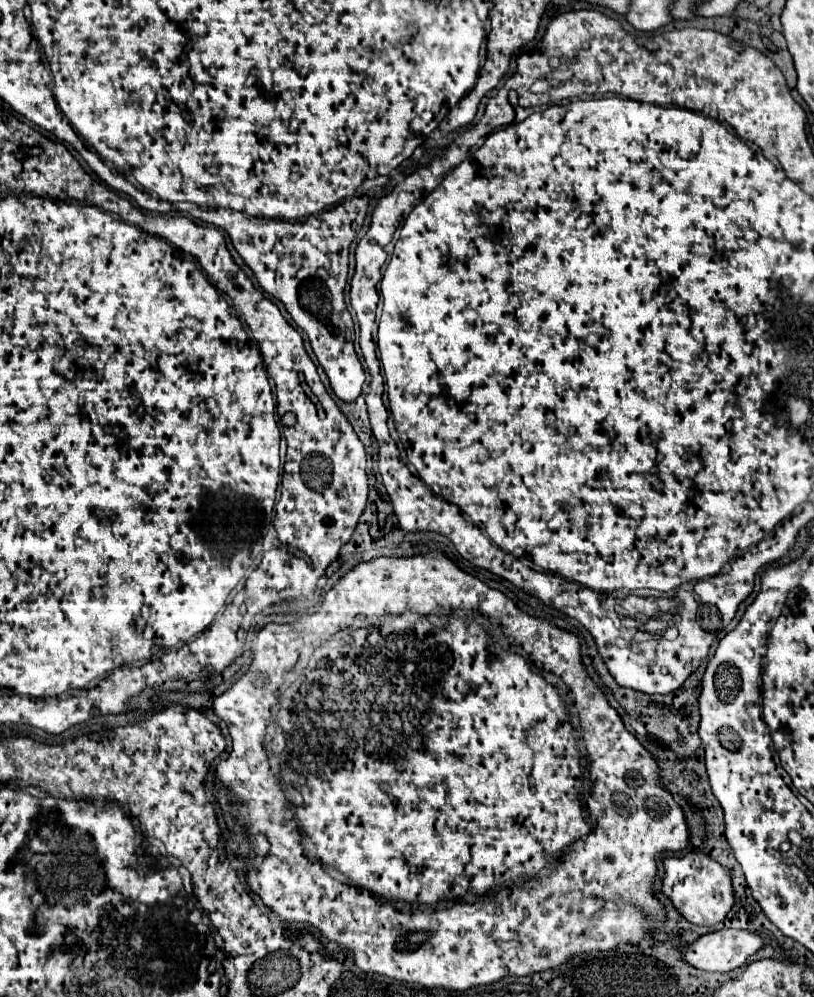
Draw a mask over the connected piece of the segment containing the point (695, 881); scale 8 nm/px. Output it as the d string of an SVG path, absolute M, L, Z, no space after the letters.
M689 853L685 857L663 859L663 865L665 865L663 893L673 901L673 905L679 909L679 913L687 921L695 925L711 927L725 919L727 911L733 907L731 877L725 867L721 867L717 861L701 853Z

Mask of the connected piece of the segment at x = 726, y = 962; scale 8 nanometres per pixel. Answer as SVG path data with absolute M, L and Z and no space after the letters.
M721 929L699 937L685 951L685 961L701 971L733 971L763 947L763 939L741 929Z

